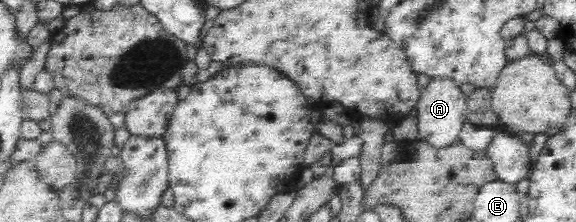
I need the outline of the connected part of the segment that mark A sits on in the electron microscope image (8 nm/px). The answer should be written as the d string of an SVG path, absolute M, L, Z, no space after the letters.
M432 78L430 84L421 89L416 104L418 111L417 127L420 139L428 141L436 148L450 146L450 144L458 140L462 125L467 121L465 117L467 96L462 94L460 87L452 78Z

